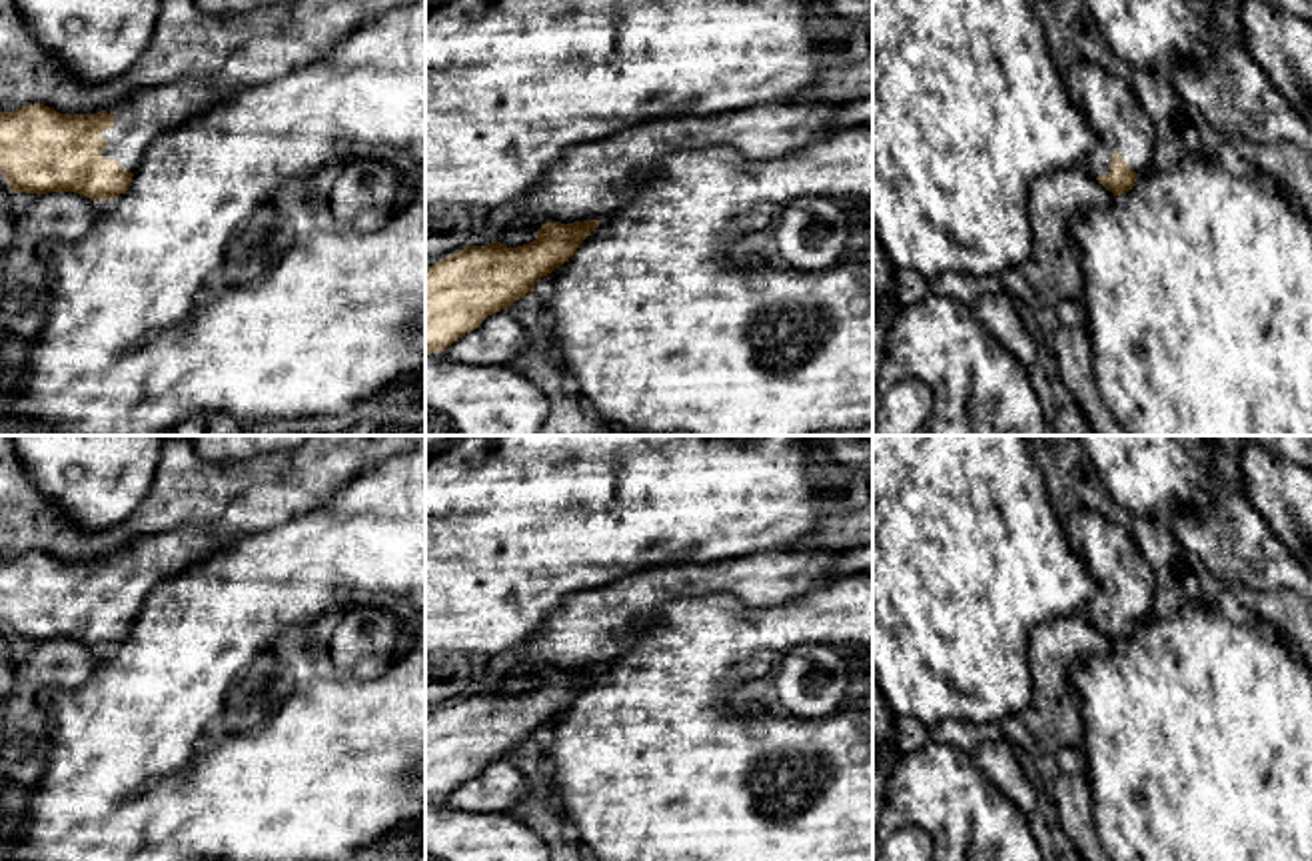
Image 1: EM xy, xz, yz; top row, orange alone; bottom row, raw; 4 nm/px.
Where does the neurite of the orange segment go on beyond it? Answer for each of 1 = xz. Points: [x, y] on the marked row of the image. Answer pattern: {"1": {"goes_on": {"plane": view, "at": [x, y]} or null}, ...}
{"1": {"goes_on": null}}

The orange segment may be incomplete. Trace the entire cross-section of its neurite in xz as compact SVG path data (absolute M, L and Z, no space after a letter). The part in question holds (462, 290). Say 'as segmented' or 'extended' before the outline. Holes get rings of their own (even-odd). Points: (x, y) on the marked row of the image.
as segmented | M599 220L547 222L533 242L467 246L425 270L425 356L443 352L569 262Z

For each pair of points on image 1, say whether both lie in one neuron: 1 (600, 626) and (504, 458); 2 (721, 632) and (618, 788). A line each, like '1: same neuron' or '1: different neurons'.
1: different neurons
2: same neuron

